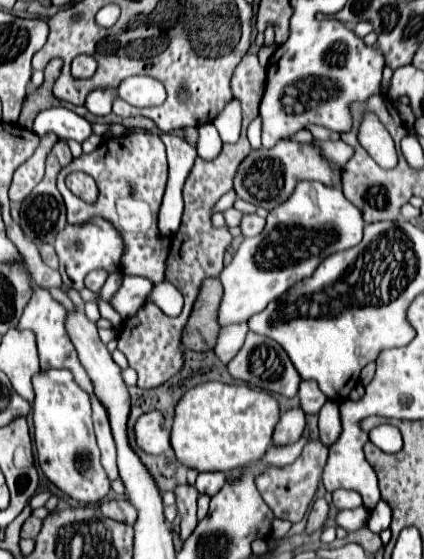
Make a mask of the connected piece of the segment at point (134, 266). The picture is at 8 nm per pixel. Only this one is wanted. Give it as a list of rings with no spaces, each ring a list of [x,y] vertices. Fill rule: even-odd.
[[[132,131],[128,135],[104,139],[92,153],[82,153],[80,157],[72,159],[72,163],[66,165],[58,175],[58,191],[66,203],[68,223],[84,223],[92,217],[104,217],[112,221],[116,229],[120,229],[126,243],[122,271],[126,275],[150,277],[154,283],[160,283],[164,281],[166,259],[170,251],[170,239],[160,237],[158,231],[158,209],[166,179],[168,163],[166,153],[158,153],[158,135],[150,131]],[[72,171],[84,171],[94,177],[98,185],[98,199],[94,203],[86,203],[66,189],[64,179]]]

